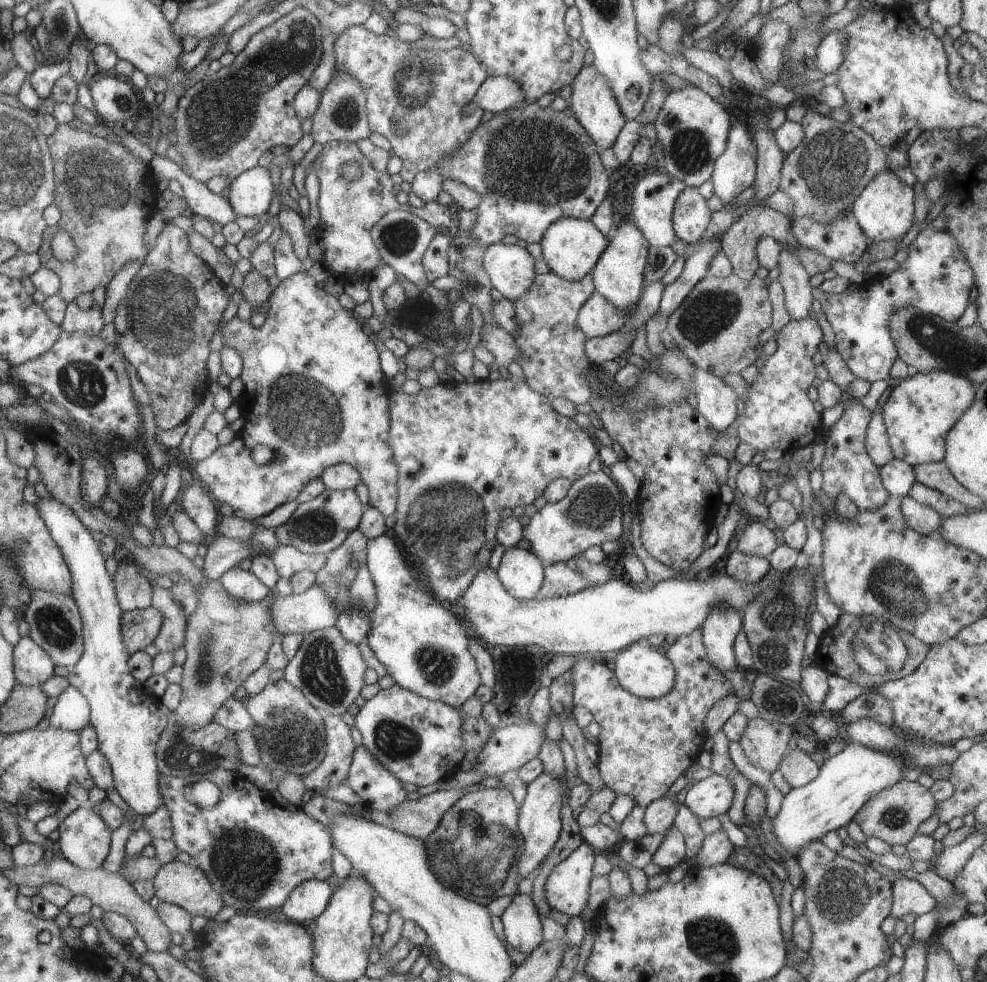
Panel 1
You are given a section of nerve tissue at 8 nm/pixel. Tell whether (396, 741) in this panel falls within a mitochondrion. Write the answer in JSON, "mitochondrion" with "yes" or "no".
{"mitochondrion":"yes"}

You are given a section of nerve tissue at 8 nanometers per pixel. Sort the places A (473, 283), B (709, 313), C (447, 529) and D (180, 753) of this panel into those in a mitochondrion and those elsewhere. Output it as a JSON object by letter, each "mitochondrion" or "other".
{"A":"mitochondrion","B":"mitochondrion","C":"mitochondrion","D":"mitochondrion"}

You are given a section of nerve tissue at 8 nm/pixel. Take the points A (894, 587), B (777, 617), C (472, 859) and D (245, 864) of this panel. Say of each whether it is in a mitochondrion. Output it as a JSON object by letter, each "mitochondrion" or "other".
{"A":"mitochondrion","B":"mitochondrion","C":"mitochondrion","D":"mitochondrion"}

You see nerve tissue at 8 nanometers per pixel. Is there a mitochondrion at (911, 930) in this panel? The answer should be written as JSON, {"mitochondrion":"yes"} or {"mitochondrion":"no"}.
{"mitochondrion":"no"}

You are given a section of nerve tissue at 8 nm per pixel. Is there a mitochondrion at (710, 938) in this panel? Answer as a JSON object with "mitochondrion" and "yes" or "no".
{"mitochondrion":"yes"}

